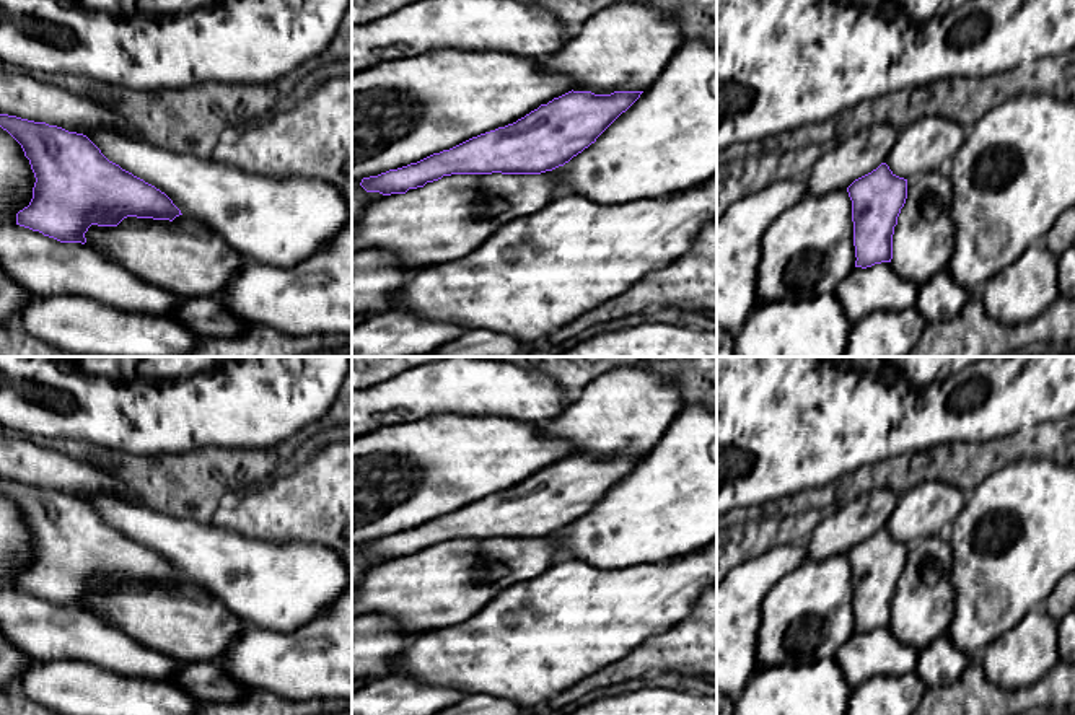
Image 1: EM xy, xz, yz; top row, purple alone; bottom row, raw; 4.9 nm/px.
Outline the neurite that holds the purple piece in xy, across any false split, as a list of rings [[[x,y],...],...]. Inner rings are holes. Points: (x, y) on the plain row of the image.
[[[0,479],[0,492],[21,510],[36,542],[29,570],[16,578],[20,591],[85,609],[91,590],[117,591],[127,581],[173,586],[182,580],[165,557],[109,526],[83,498],[8,479]]]

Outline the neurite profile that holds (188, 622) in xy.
[[[127,581],[117,591],[91,590],[85,611],[179,663],[218,661],[248,622],[204,586]]]

